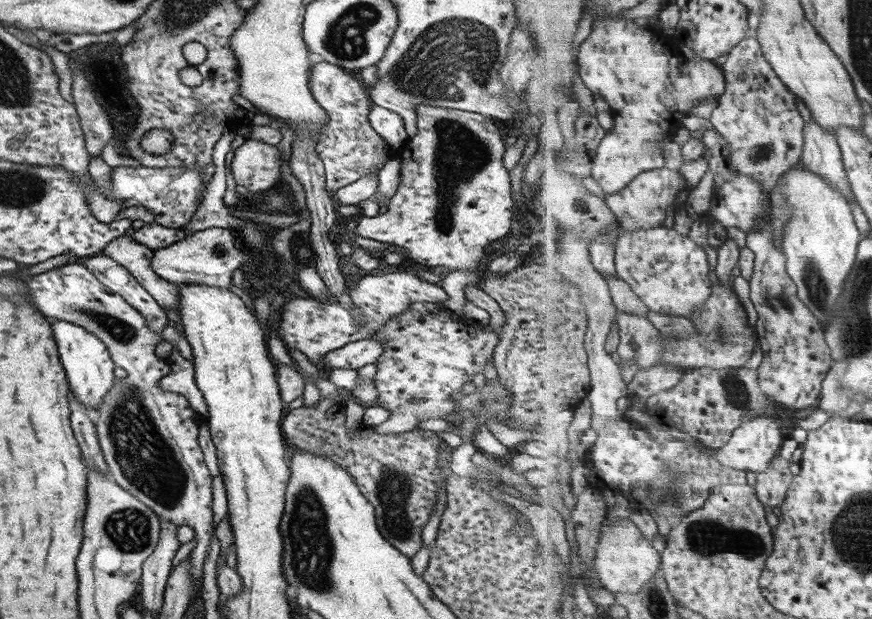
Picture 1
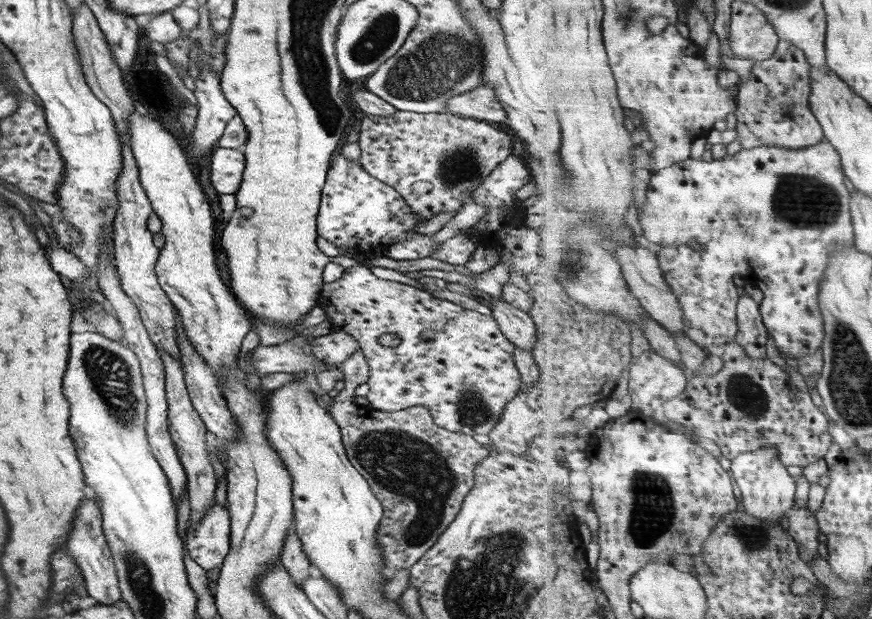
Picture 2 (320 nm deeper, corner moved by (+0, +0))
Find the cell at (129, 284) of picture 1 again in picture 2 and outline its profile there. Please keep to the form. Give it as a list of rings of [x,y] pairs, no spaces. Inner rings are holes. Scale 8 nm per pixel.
[[[158,350],[158,353],[164,366],[164,396],[168,406],[166,410],[167,430],[179,457],[179,462],[181,462],[185,471],[185,487],[190,508],[189,523],[196,523],[204,515],[206,508],[213,503],[216,483],[215,472],[209,463],[209,458],[205,451],[206,428],[202,426],[203,422],[201,422],[199,415],[189,401],[179,359],[169,356],[162,350]]]

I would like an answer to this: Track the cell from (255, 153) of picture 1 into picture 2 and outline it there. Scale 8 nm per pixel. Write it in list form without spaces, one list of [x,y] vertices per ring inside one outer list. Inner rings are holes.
[[[216,147],[209,160],[209,180],[215,192],[234,195],[242,179],[243,167],[241,148]]]

